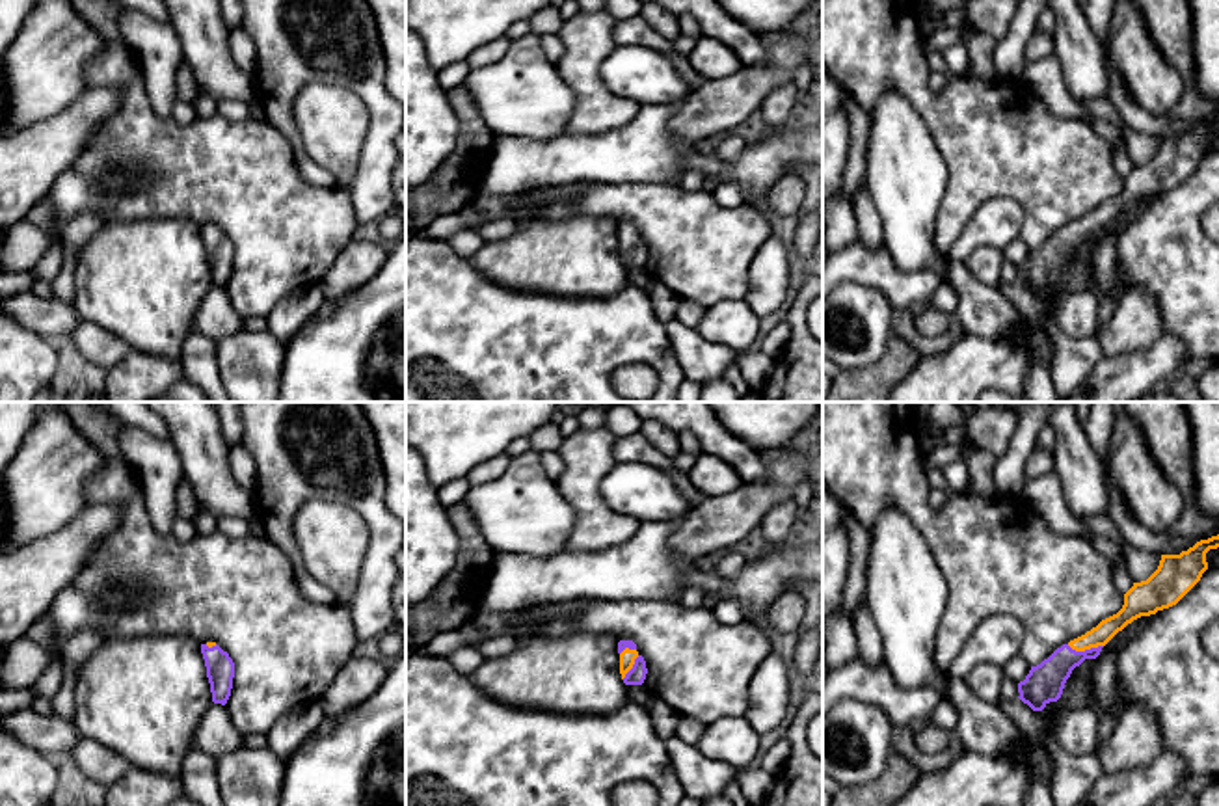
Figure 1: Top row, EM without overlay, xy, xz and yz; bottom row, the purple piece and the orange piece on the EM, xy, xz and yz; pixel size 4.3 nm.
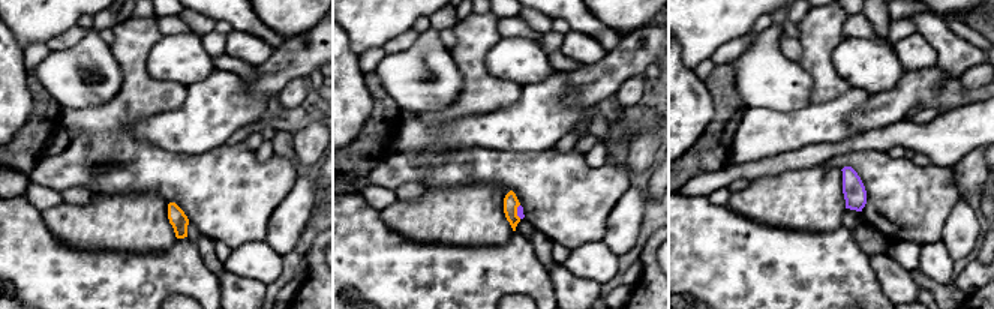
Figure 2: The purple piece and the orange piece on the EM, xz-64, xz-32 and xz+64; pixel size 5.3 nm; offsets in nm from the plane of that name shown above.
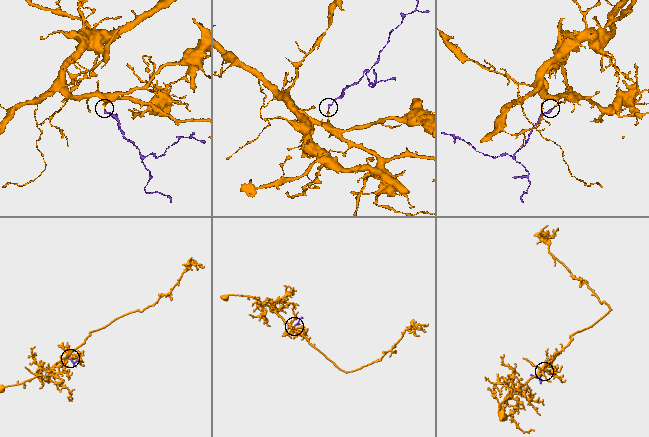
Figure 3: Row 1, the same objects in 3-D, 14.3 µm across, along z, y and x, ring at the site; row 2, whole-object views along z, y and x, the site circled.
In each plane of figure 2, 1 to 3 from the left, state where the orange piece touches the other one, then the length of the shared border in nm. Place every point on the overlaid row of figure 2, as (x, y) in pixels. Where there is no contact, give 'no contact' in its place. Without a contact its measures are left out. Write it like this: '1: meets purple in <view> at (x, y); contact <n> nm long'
1: no contact
2: meets purple in xz-32 at (517, 212); contact 80 nm long
3: no contact

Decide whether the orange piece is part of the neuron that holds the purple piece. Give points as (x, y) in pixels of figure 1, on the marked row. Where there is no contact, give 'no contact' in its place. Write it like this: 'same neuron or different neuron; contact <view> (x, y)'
same neuron; contact yz (1085, 650)

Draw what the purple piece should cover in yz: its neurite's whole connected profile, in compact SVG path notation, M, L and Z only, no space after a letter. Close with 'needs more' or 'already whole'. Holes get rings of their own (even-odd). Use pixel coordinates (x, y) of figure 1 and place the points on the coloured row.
M1219 534L1197 542L1180 555L1161 555L1158 570L1146 581L1133 583L1124 594L1124 605L1117 614L1031 666L1025 679L1018 683L1018 698L1033 711L1042 711L1050 702L1057 702L1072 670L1085 659L1096 659L1119 631L1141 616L1176 605L1208 570L1206 553L1217 547Z | needs more

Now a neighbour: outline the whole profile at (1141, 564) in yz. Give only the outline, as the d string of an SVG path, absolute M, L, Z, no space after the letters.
M1107 512L1081 517L1081 521L1091 532L1120 545L1126 570L1133 583L1146 581L1158 570L1161 557L1130 545Z

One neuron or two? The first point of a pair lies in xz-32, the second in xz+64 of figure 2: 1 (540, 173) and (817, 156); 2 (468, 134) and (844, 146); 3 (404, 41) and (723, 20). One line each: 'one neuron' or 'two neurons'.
1: two neurons
2: two neurons
3: two neurons

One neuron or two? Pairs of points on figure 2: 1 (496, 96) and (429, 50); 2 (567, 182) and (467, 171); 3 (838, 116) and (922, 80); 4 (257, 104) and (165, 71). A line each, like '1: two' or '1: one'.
1: two
2: one
3: two
4: two

